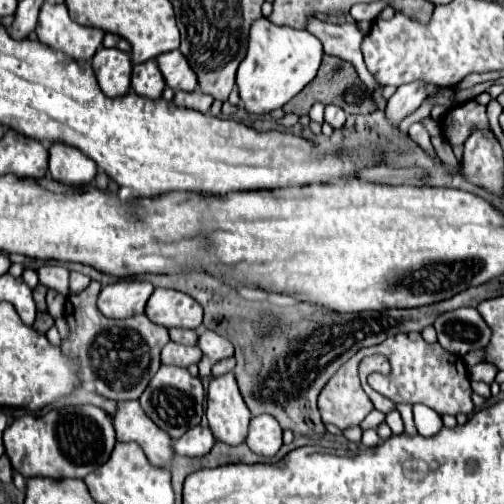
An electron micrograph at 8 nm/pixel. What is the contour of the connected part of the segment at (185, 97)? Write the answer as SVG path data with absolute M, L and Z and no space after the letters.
M177 91L173 103L179 107L189 107L189 109L195 109L201 113L209 113L209 109L213 105L213 97L209 97L205 93L197 93L197 91L191 91L191 93Z

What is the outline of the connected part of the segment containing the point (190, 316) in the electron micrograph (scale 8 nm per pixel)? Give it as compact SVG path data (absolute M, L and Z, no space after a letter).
M157 287L149 297L145 315L163 327L197 329L203 321L203 309L197 305L197 301L193 301L193 297L163 287Z

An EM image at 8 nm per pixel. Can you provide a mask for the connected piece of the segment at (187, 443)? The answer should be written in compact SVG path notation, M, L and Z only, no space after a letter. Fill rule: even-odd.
M193 427L181 439L175 441L175 453L185 457L203 457L215 445L215 437L209 427Z

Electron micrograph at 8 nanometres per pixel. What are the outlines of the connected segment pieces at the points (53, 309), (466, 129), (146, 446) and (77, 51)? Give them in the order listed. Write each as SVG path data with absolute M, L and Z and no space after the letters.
M53 289L47 291L47 311L53 319L63 315L63 305L65 305L65 297Z
M473 99L449 109L441 125L445 141L449 141L453 147L461 147L469 137L471 127L489 127L489 121L485 115L485 107Z
M125 401L119 405L113 415L113 425L117 431L117 441L135 441L141 445L151 465L171 467L173 439L145 415L139 401Z
M45 3L39 13L37 37L45 45L63 51L73 59L91 59L101 47L105 31L97 27L81 27L69 17L67 5Z

